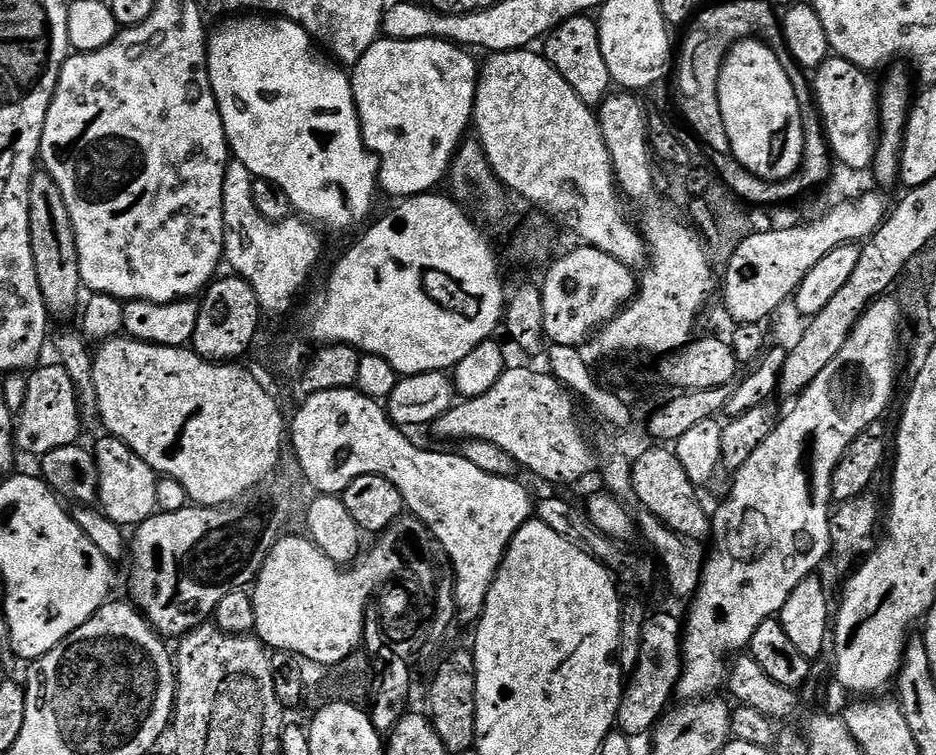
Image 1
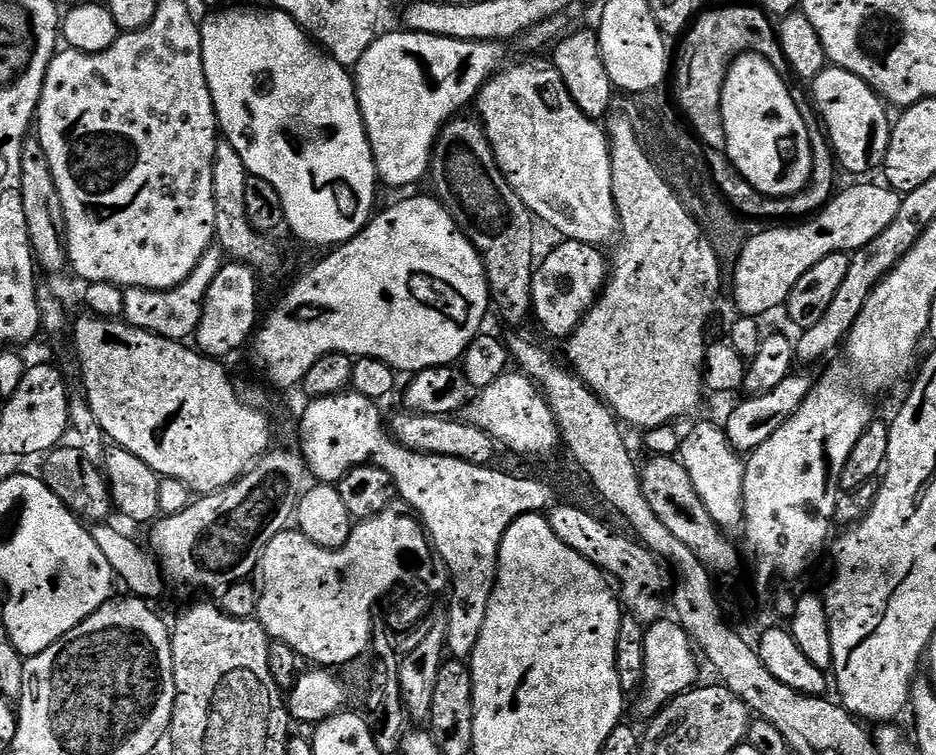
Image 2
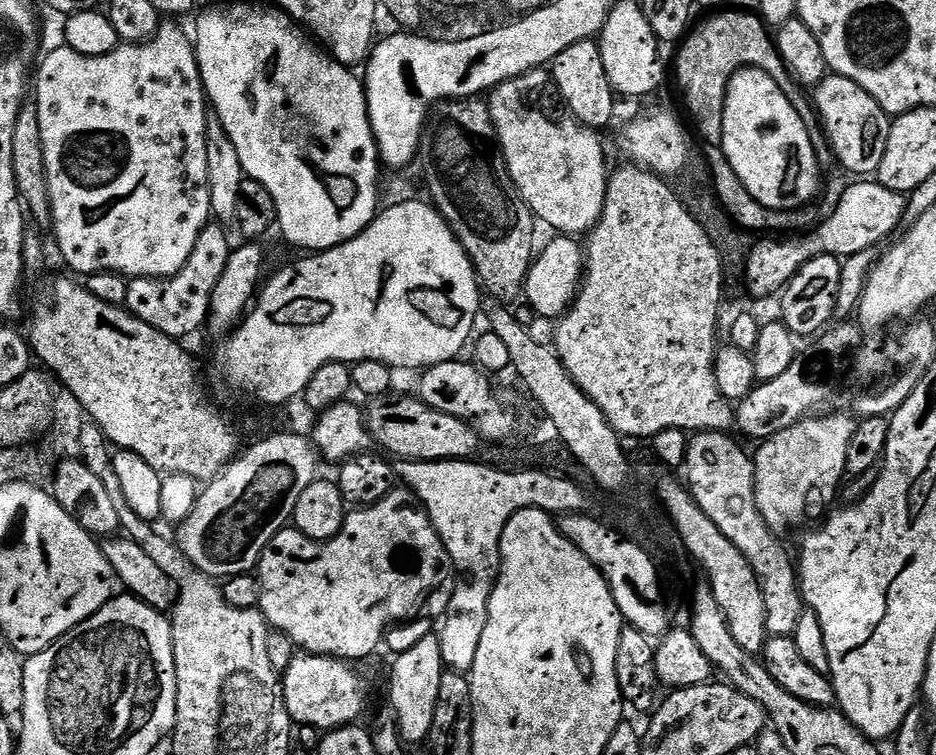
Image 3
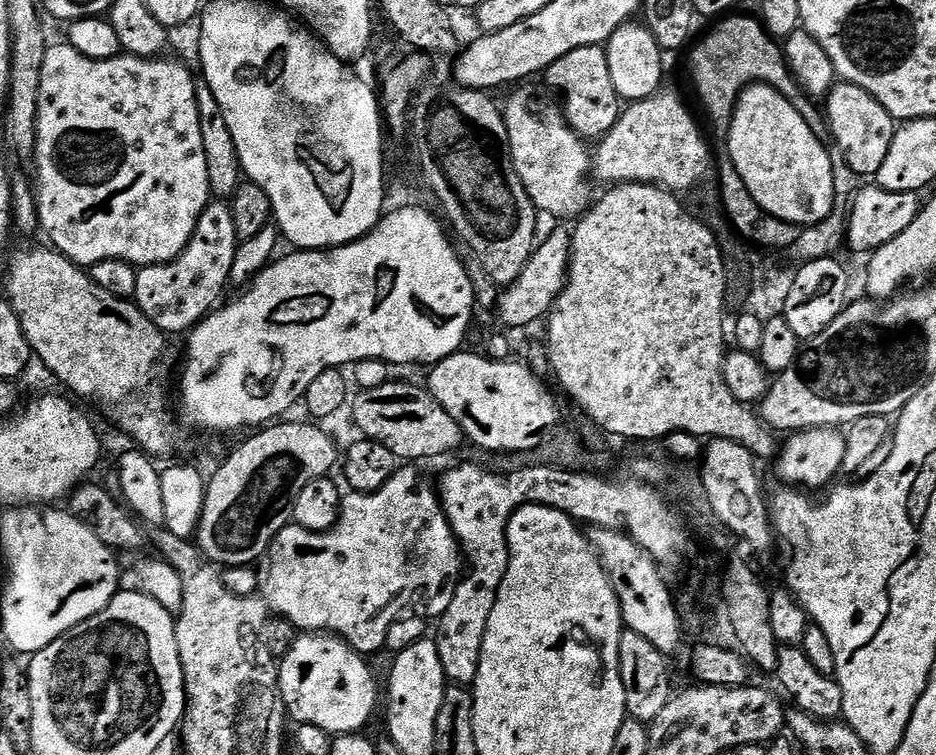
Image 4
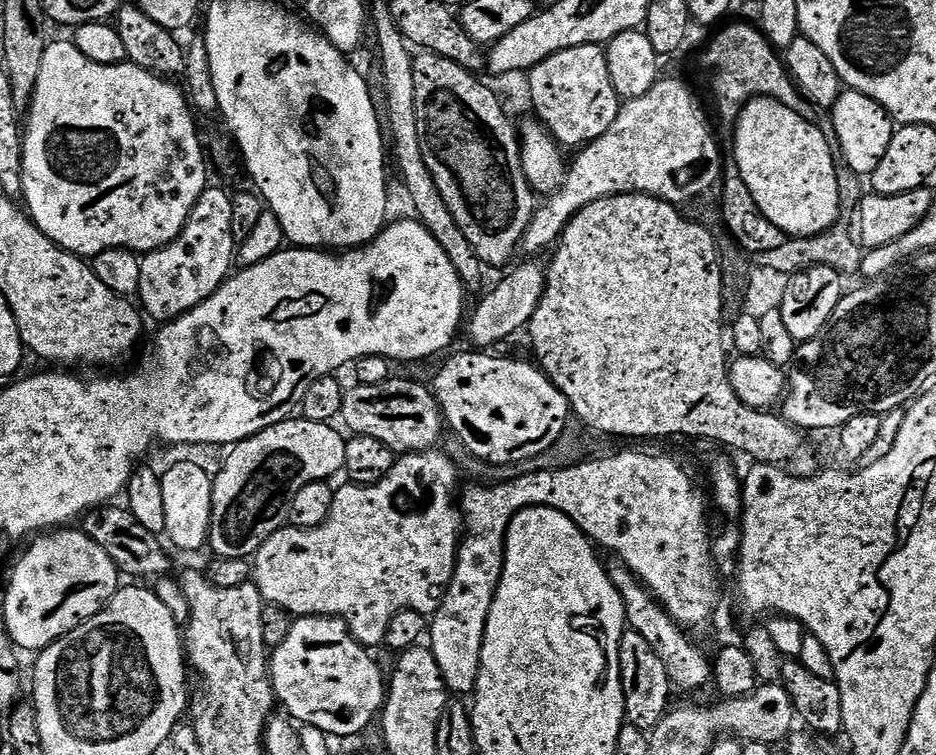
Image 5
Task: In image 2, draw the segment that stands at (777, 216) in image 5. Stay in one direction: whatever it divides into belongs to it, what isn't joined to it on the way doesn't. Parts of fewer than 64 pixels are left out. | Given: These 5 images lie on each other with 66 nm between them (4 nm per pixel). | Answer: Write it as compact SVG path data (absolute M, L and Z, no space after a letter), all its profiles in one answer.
M747 52L744 56L739 56L737 60L733 61L730 70L726 74L726 82L722 90L722 122L724 123L722 144L726 149L727 156L733 167L736 168L736 171L740 173L742 178L744 178L754 190L760 192L763 196L772 197L774 199L786 199L789 196L799 194L800 191L806 188L811 178L812 152L810 138L806 130L806 122L803 121L802 116L798 112L798 106L795 105L794 98L791 97L792 88L786 81L788 80L785 79L783 75L780 75L778 70L775 69L774 65L772 65L767 58L754 54L753 52Z

